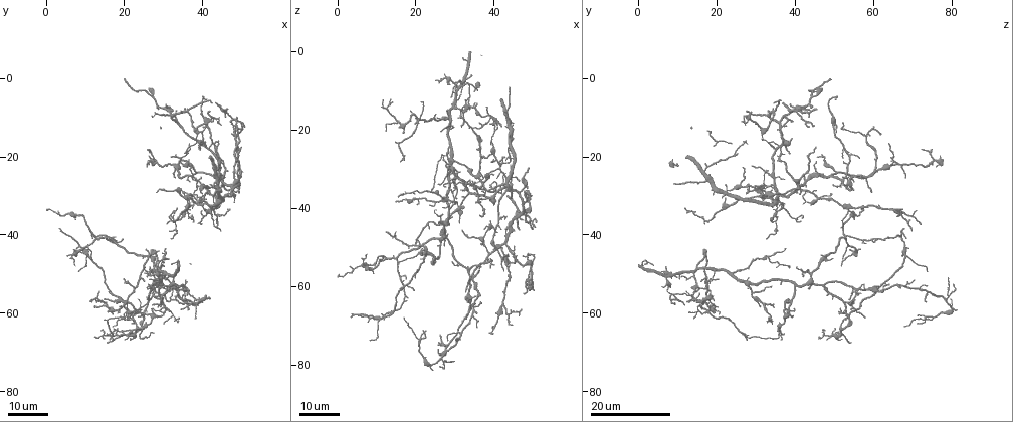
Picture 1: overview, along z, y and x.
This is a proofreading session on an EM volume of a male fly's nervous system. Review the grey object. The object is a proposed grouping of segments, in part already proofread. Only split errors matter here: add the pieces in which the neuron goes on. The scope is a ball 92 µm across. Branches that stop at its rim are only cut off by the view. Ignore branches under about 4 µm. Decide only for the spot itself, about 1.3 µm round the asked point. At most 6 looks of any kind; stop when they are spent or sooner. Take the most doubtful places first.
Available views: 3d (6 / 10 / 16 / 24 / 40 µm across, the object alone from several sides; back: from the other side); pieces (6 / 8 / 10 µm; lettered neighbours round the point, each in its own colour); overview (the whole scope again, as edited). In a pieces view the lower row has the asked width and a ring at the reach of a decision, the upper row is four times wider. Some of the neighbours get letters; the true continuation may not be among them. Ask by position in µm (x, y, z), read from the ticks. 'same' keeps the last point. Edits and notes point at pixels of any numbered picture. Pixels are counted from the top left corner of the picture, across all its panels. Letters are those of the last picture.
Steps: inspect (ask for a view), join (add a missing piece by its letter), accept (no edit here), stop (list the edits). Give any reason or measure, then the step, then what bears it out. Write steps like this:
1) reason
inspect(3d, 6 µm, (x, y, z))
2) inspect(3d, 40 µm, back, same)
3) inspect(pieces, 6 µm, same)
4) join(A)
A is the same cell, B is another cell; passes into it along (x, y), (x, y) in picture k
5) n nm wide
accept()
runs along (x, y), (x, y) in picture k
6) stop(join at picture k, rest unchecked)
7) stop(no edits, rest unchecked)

tapers out
inspect(3d, 24 µm, (4.0, 38.5, 68.0))

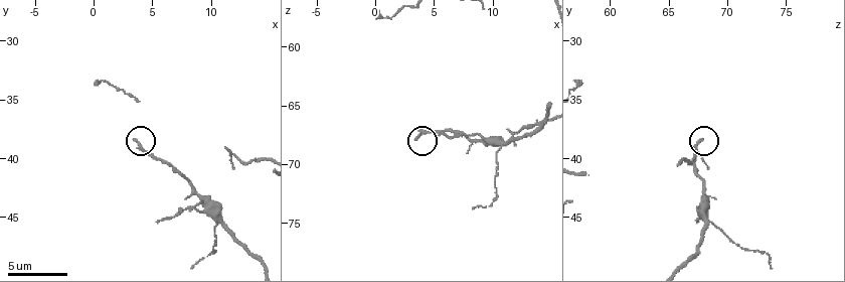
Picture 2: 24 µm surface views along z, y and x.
inspect(pieces, 8 µm, (3.6, 38.4, 68.0))

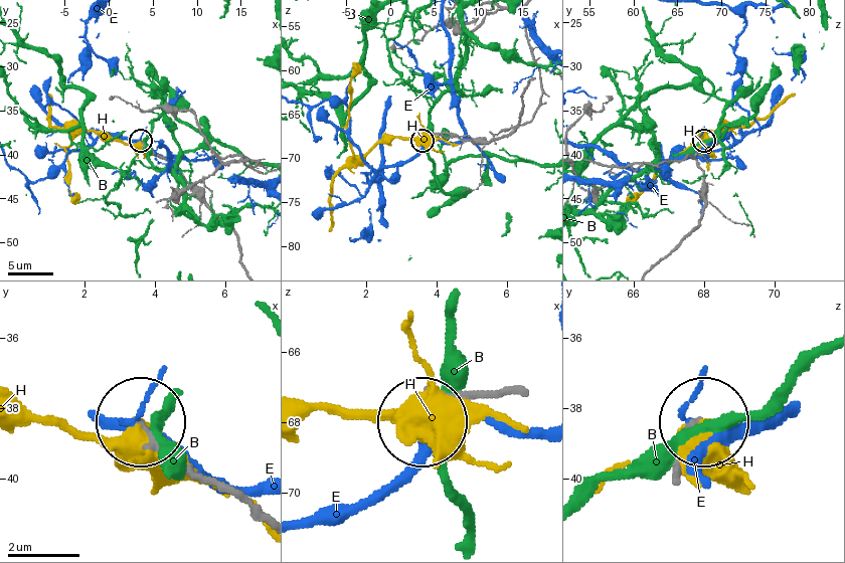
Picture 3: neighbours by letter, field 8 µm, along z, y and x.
accept()
B, E and H are other cells; runs along (676, 482), (678, 448), (699, 424) in picture 3; no lettered piece goes on from it

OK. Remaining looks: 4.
thin end
inspect(3d, 16 µm, (26.0, 18.5, 72.5))

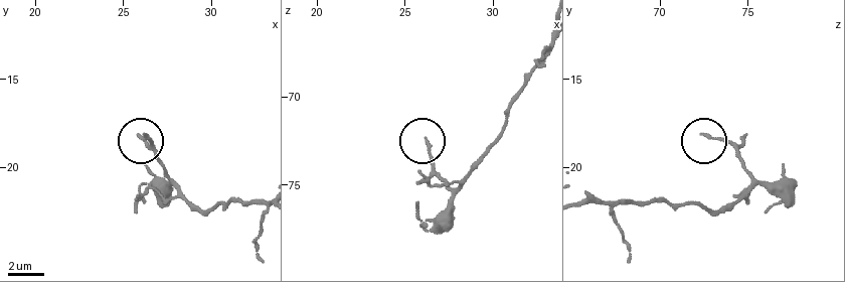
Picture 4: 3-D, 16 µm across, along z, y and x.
inspect(pieces, 6 µm, (26.3, 18.1, 72.7))

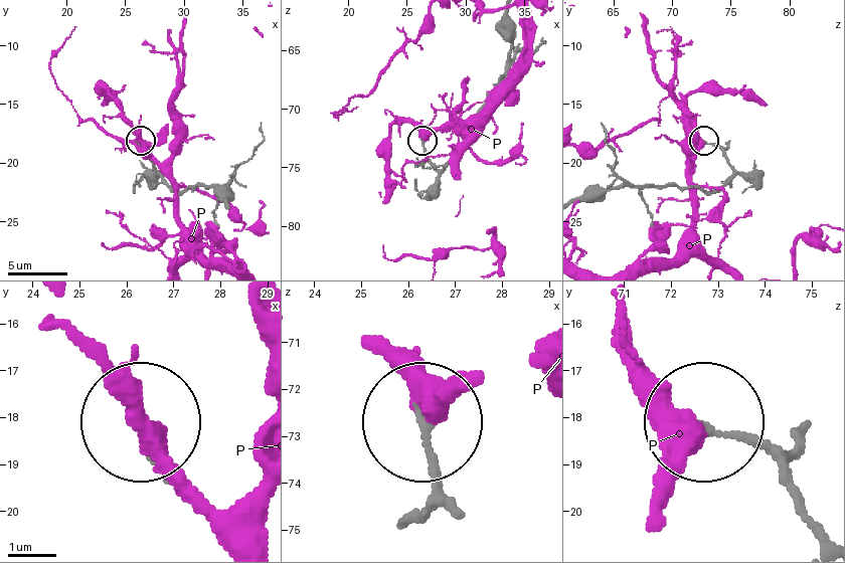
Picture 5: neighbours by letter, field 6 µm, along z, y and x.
accept()
P is another cell; runs along (599, 198), (624, 186), (714, 191), (732, 171), (703, 142) in picture 5; none of them fits

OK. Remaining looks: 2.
branch stops here
inspect(3d, 16 µm, (32.0, 19.5, 46.0))

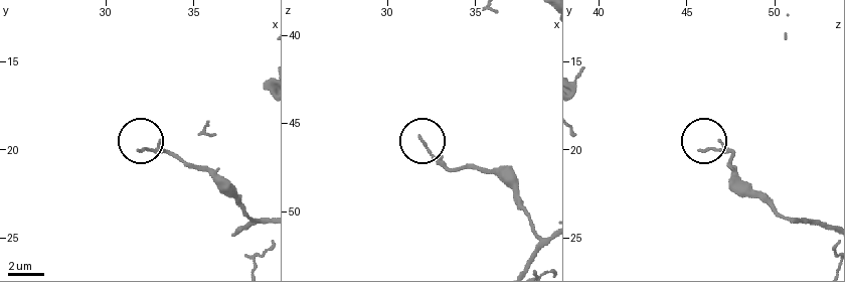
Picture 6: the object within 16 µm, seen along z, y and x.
inspect(pieces, 10 µm, (31.9, 20.0, 45.8))

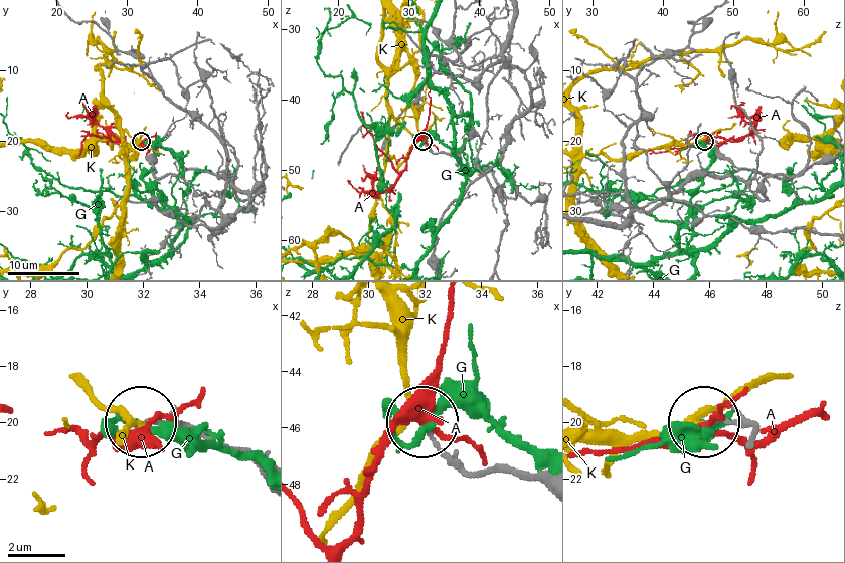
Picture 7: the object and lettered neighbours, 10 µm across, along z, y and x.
accept()
A, G and K are other cells; runs along (540, 479), (461, 466), (425, 421) in picture 7; none of them fits

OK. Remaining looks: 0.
stop(no edits, rest unchecked)

